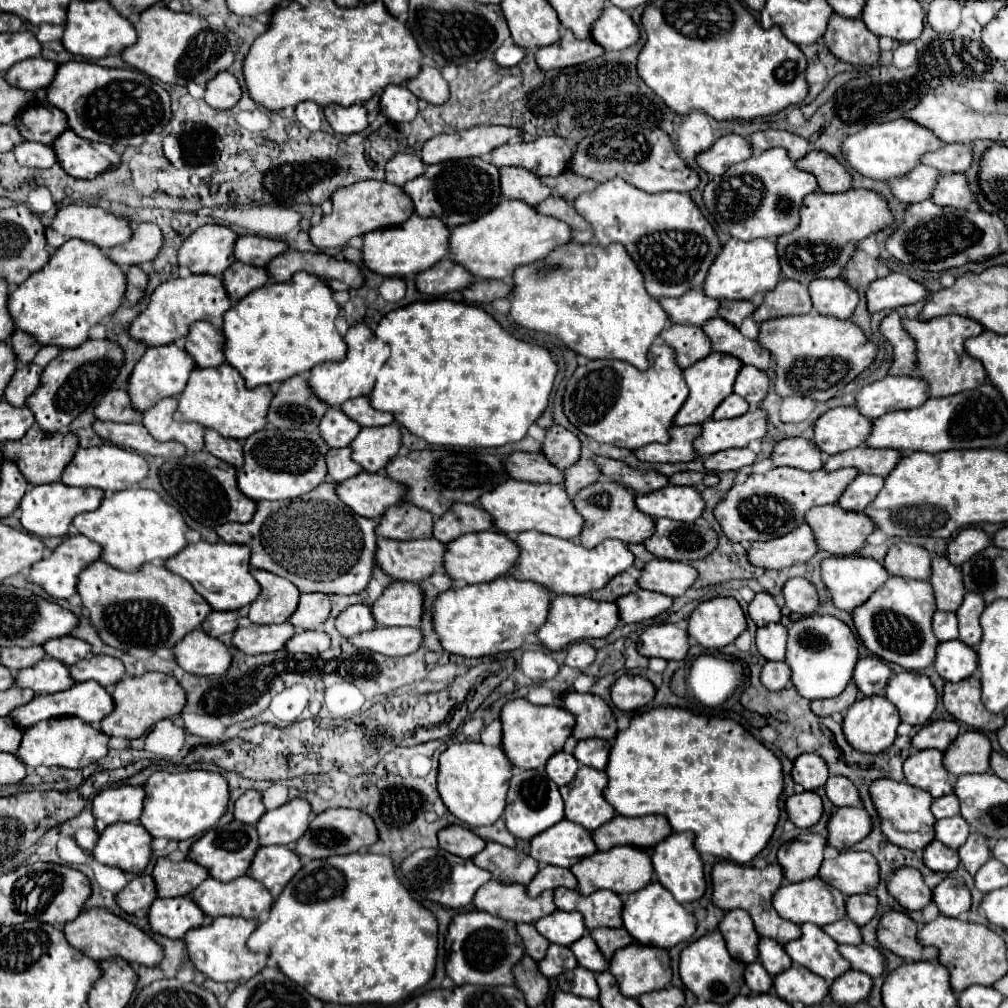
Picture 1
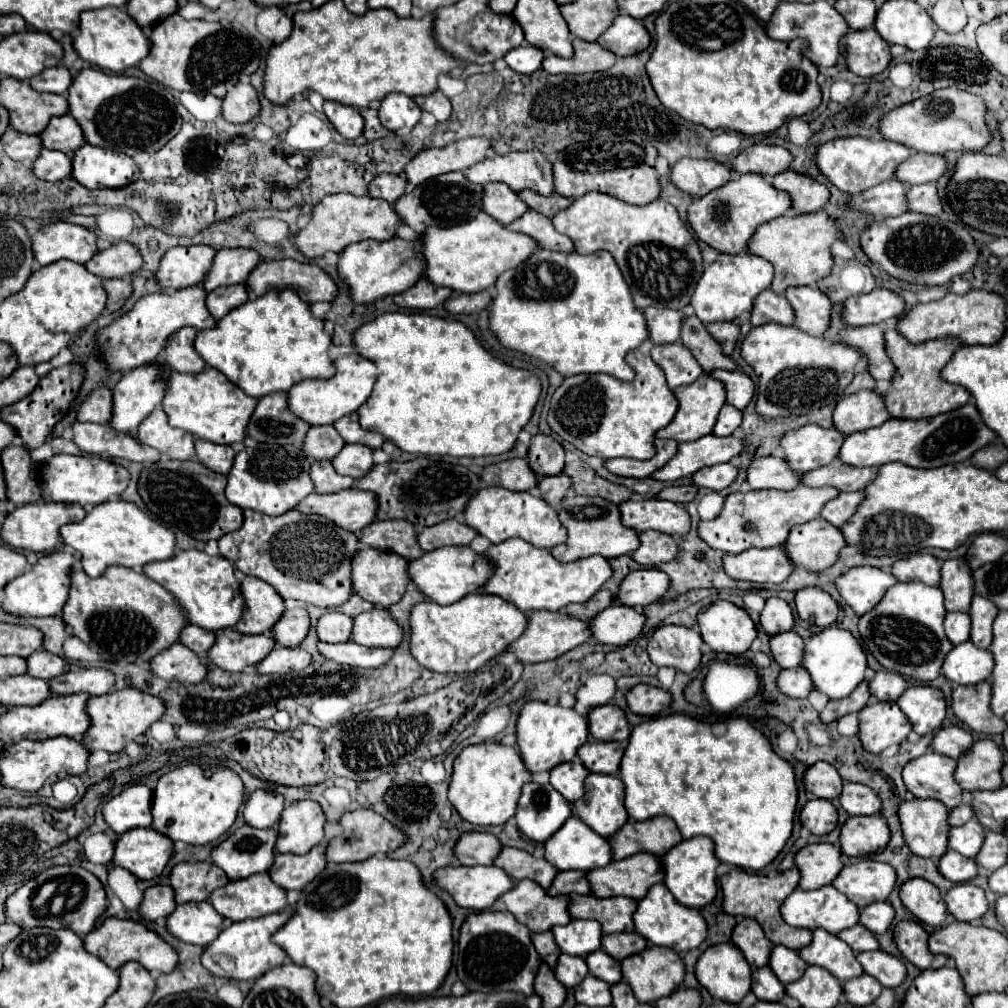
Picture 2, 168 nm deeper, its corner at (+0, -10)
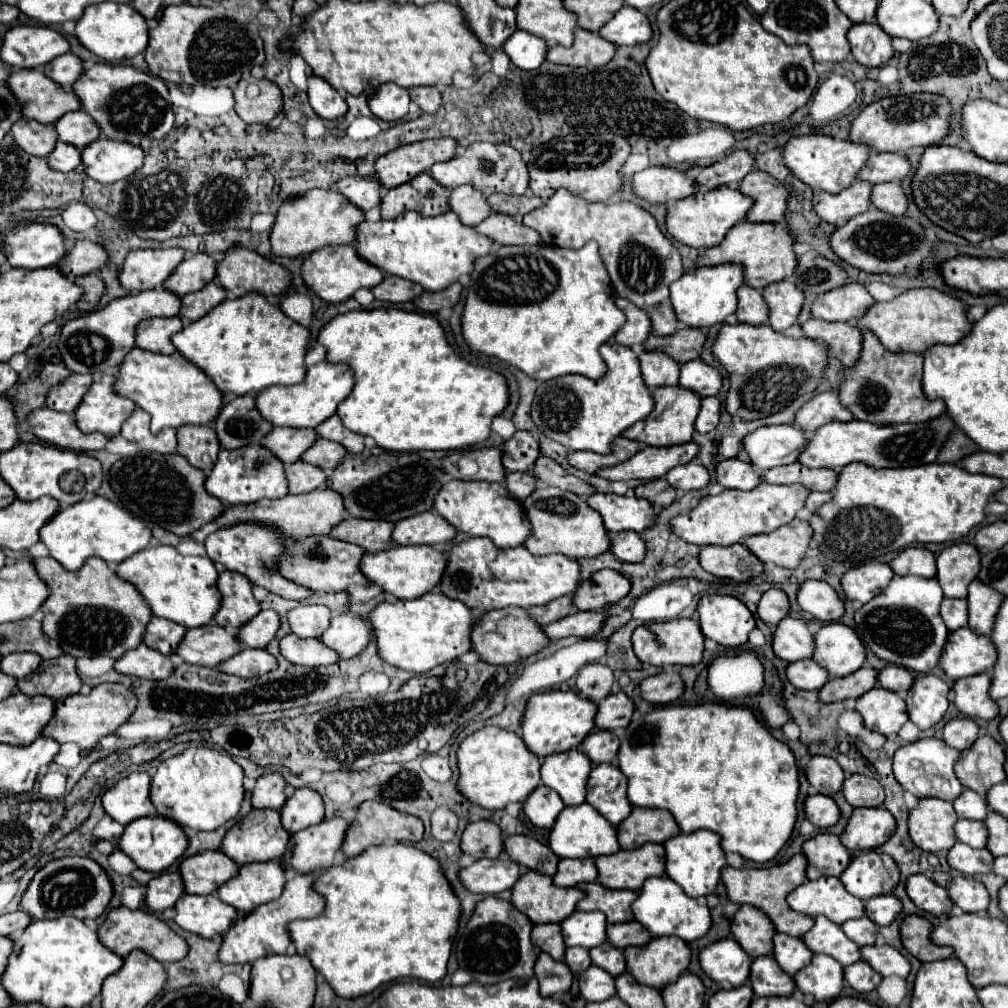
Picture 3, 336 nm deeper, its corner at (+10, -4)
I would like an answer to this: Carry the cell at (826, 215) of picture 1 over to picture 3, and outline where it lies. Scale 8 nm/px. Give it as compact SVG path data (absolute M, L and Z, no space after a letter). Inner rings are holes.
M740 222L734 228L730 228L730 234L726 234L724 242L718 246L712 246L706 250L706 256L700 260L700 264L722 264L722 262L742 262L746 266L746 284L754 286L756 290L766 288L768 284L774 284L778 280L786 280L794 274L798 268L798 256L794 252L794 234L788 228L776 230L774 222Z

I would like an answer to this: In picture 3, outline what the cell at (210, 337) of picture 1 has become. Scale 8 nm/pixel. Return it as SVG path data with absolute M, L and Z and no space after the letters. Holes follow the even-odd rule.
M178 316L174 318L150 318L138 326L138 342L136 346L154 354L174 354L176 348L172 344L172 334L182 330L182 322Z

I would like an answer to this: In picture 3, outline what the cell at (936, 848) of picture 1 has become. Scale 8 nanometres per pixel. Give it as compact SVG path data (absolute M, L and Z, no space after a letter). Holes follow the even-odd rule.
M956 842L950 850L948 850L948 864L950 868L962 872L964 876L974 876L974 874L988 874L990 866L994 862L992 854L988 854L986 848L976 850L970 848L966 844Z

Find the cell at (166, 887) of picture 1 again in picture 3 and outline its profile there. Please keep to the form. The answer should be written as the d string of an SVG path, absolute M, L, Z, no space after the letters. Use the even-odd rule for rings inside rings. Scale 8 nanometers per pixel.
M200 852L180 864L186 894L212 894L234 874L238 874L236 862L230 862L222 852Z

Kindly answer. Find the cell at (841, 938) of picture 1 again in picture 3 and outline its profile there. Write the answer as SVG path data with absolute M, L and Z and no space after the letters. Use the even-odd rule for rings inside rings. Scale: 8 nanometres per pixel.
M866 916L860 918L860 920L844 922L840 928L842 928L842 932L844 932L852 942L856 942L858 946L872 946L872 944L874 944L872 932L876 930L876 926L874 926L874 922L870 922Z

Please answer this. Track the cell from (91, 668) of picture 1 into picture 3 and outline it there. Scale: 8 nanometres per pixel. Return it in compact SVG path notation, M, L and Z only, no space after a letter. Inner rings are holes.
M58 656L44 660L38 670L18 680L18 690L24 694L46 694L52 698L64 698L78 694L82 688L82 678L76 672L76 660L72 656Z

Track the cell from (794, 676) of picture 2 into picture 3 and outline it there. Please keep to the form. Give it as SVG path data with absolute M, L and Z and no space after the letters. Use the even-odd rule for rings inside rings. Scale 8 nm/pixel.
M806 658L806 660L790 662L786 668L786 678L798 690L818 690L826 684L828 674L826 670L820 670L816 662Z

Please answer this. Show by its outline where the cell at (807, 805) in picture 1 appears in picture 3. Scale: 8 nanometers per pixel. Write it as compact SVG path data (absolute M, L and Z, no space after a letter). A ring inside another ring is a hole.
M812 794L804 800L804 812L806 820L810 820L816 828L828 828L834 826L840 818L840 810L836 802L830 796Z

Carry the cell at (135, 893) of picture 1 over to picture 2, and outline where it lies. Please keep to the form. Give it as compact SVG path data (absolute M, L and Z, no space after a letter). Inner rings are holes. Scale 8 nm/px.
M156 884L146 888L144 892L144 902L140 906L140 914L144 920L154 922L158 918L166 918L174 912L176 902L174 902L174 892L172 886L166 884Z

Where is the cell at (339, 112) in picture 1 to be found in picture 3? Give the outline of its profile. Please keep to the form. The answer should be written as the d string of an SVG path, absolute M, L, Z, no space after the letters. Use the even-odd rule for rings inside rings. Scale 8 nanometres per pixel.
M318 76L308 78L308 102L314 112L324 120L340 120L348 112L344 96Z

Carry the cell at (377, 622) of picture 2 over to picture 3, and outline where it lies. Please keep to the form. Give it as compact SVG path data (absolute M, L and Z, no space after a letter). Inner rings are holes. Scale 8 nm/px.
M336 614L330 622L330 628L320 638L326 646L338 650L342 660L348 660L368 646L372 640L372 628L360 616Z

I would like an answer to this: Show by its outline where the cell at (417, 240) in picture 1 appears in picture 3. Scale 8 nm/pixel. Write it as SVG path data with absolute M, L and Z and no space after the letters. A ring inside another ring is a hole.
M326 246L312 252L312 256L306 258L302 264L302 276L310 290L314 290L322 300L334 304L346 302L348 298L354 296L356 290L374 288L384 280L382 270L360 258L354 246Z

